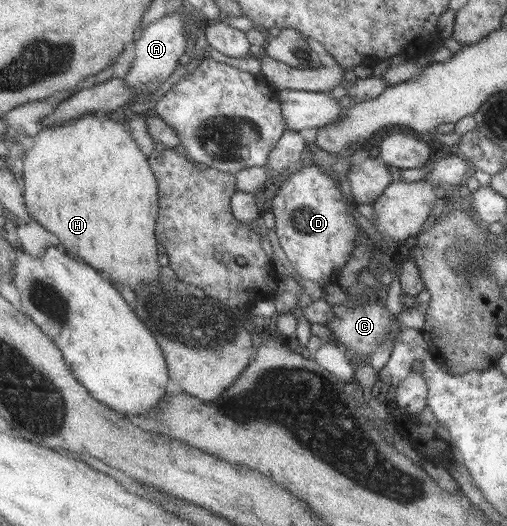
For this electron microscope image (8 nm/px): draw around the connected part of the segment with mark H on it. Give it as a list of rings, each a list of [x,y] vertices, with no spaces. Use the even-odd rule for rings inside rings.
[[[90,113],[75,118],[75,120],[70,120],[65,124],[44,127],[31,138],[33,145],[29,150],[25,150],[25,154],[22,157],[24,191],[21,192],[24,206],[30,218],[34,219],[41,227],[46,228],[48,232],[52,232],[60,240],[60,244],[66,248],[68,255],[76,254],[80,260],[90,264],[94,270],[100,270],[100,273],[105,278],[108,278],[114,286],[124,284],[124,287],[130,286],[132,290],[136,290],[136,288],[142,287],[146,282],[150,283],[152,280],[156,280],[158,278],[158,264],[156,264],[156,243],[158,242],[154,238],[154,220],[156,220],[156,212],[158,212],[156,179],[152,174],[147,157],[138,149],[138,145],[131,138],[131,135],[124,130],[124,126],[118,124],[118,122],[112,122],[109,118],[102,120],[102,118],[98,118],[98,116]]]

